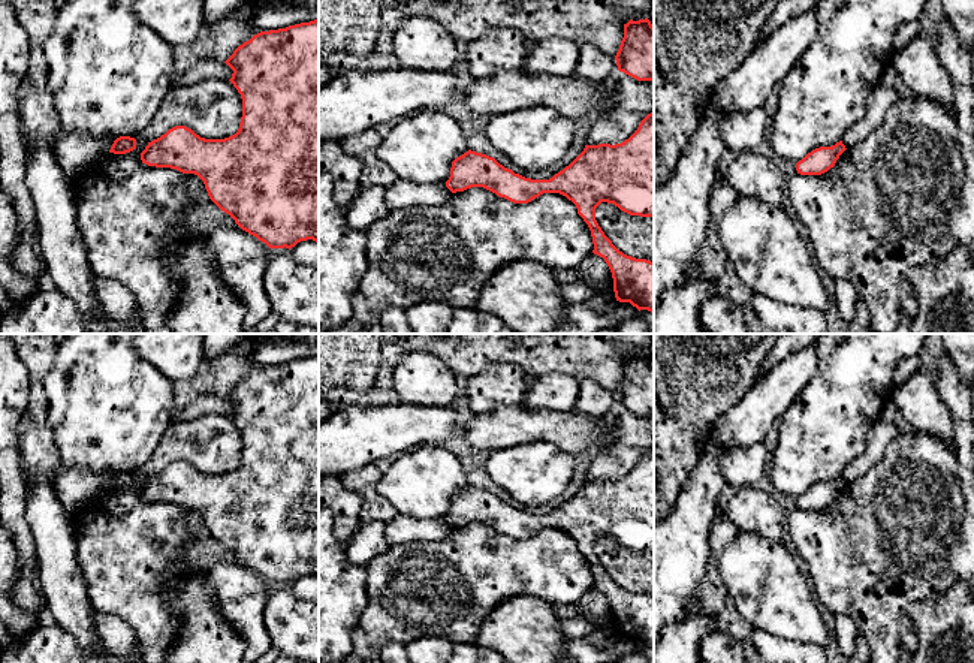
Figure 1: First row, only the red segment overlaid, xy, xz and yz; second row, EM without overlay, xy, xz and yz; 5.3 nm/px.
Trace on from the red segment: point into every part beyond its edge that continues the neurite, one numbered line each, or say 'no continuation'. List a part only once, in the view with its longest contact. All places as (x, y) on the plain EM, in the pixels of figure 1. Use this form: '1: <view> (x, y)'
no continuation

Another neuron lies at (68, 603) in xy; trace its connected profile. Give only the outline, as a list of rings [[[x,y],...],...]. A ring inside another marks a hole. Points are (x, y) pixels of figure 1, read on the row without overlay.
[[[46,476],[28,482],[25,522],[36,548],[48,620],[72,633],[81,647],[91,647],[97,630],[87,581],[76,560],[75,519]]]

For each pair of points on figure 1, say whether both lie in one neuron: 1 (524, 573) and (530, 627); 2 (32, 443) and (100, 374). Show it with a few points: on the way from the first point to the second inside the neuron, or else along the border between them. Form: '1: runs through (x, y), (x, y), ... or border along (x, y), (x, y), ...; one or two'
1: border along (551, 603), (527, 596), (512, 596), (494, 608); two
2: border along (44, 391), (48, 425), (59, 451), (59, 460); two

